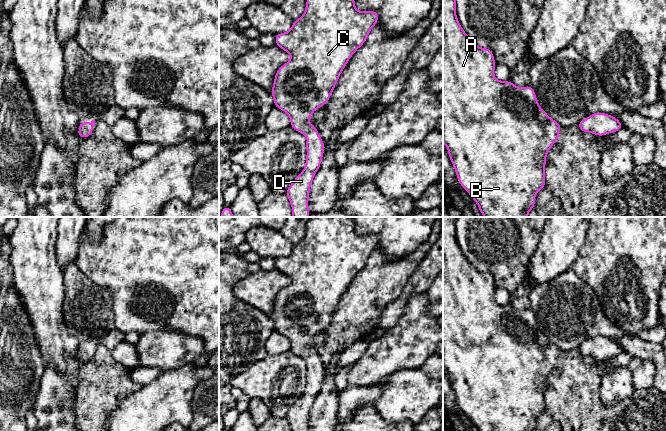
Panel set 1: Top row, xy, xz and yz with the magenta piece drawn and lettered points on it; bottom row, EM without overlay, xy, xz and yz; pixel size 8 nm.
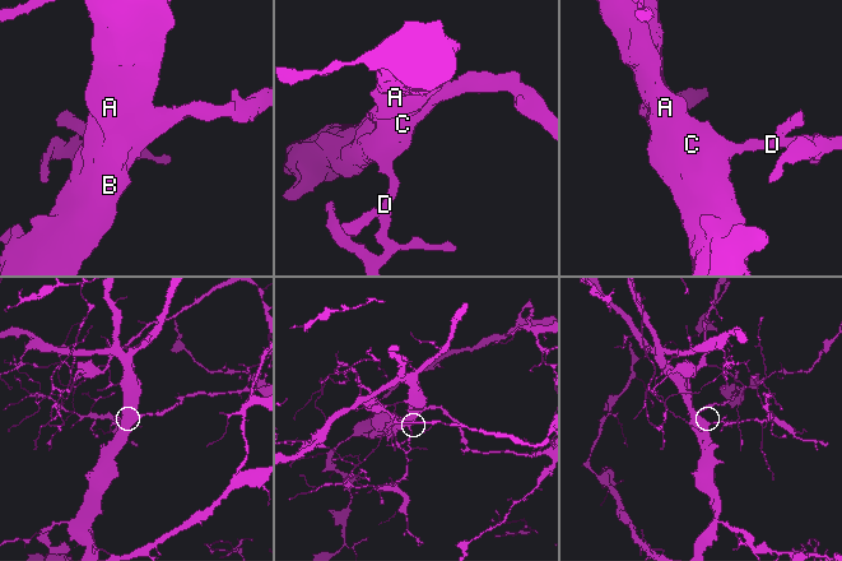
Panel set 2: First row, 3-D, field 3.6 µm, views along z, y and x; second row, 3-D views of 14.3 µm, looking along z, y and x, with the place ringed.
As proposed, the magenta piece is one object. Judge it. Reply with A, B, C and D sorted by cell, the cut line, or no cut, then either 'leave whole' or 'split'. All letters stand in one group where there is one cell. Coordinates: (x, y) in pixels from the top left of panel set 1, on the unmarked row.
A B C D | no cut | leave whole

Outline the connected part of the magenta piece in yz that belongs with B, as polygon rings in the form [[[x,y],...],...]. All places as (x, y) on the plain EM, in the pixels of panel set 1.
[[[443,217],[443,366],[455,393],[457,403],[478,431],[535,431],[537,416],[546,411],[545,389],[548,375],[559,361],[561,349],[540,331],[531,309],[519,312],[511,305],[498,305],[494,301],[496,286],[489,272],[478,271],[465,257],[456,240],[456,217]]]

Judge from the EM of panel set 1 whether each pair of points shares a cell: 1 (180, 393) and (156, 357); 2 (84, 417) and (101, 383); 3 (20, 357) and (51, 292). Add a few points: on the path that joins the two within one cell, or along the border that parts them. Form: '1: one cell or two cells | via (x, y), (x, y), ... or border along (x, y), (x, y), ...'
1: two cells | border along (187, 364), (181, 367), (162, 370)
2: one cell | via (92, 409), (100, 391)
3: two cells | border along (24, 309), (41, 353)

